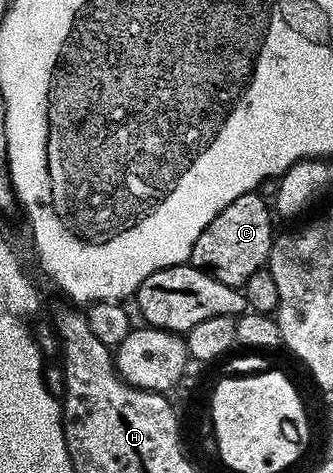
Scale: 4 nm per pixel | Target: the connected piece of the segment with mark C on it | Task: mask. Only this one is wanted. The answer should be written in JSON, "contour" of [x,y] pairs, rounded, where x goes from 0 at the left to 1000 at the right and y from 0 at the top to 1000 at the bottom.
{"contour":[[[766,404],[721,412],[721,421],[697,421],[697,429],[685,429],[685,438],[673,438],[673,446],[601,488],[601,505],[589,505],[571,533],[568,558],[661,590],[661,598],[736,605],[739,592],[808,554],[829,499],[814,436],[781,410]]]}

